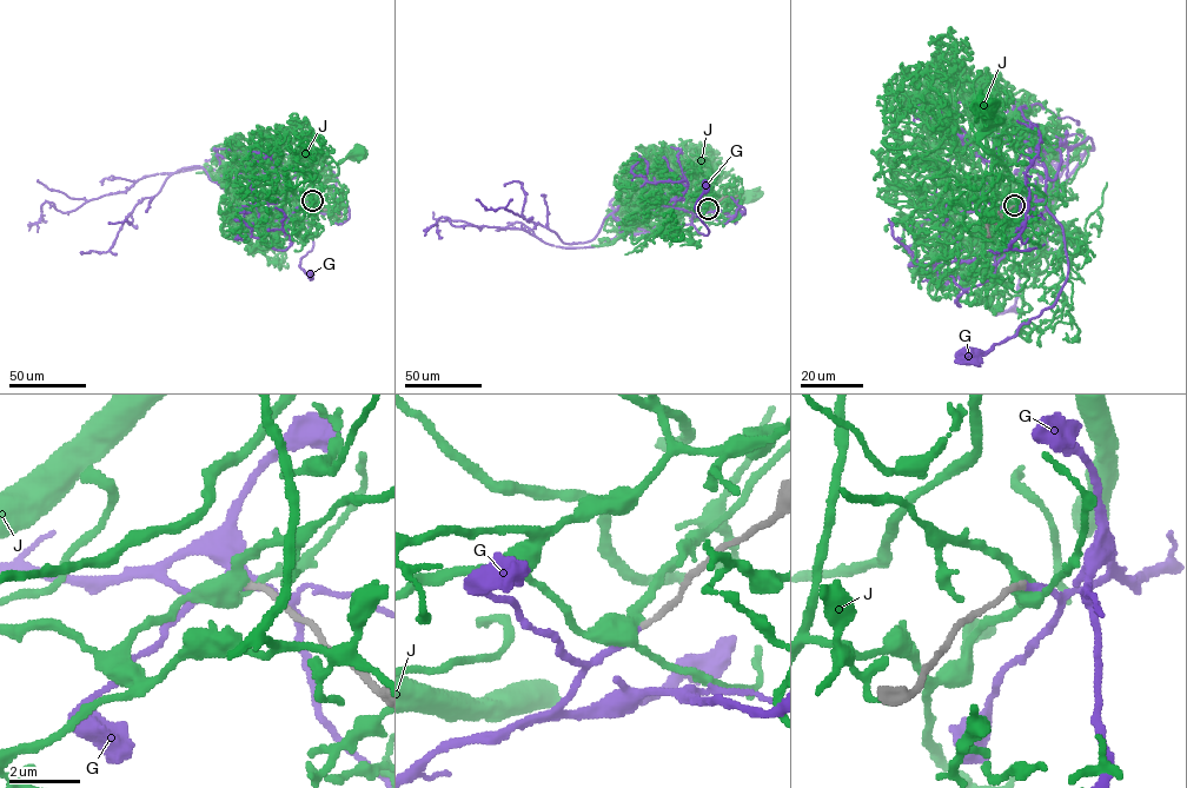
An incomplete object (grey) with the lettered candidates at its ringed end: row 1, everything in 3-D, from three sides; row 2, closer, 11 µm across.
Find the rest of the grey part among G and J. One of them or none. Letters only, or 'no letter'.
G

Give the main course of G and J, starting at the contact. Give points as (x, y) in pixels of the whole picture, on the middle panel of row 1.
G: (708, 209), (690, 223), (704, 234), (709, 231), (696, 214), (695, 204), (705, 185)
J: (708, 209), (703, 206), (709, 199), (697, 198), (713, 206), (729, 199), (734, 192), (738, 196), (753, 194)

